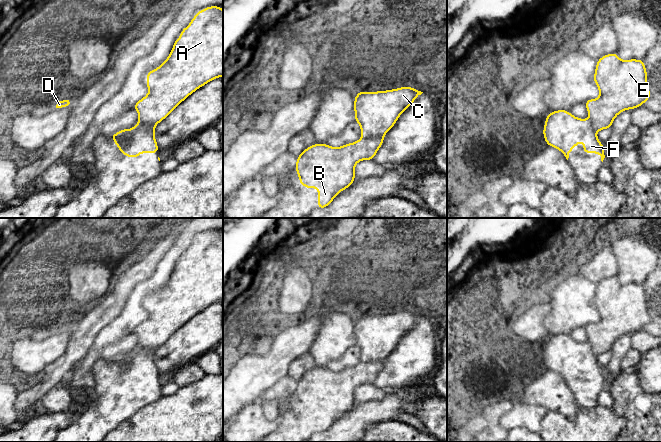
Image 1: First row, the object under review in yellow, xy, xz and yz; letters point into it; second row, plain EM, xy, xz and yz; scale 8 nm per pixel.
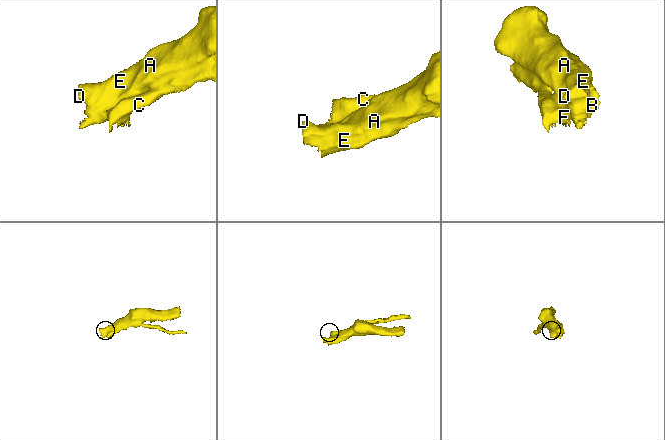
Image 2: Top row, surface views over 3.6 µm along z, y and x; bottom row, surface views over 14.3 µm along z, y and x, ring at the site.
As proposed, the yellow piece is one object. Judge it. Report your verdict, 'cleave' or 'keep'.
cleave

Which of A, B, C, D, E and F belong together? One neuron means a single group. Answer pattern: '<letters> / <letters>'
A B D E / C F

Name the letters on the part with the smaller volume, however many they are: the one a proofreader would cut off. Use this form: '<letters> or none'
C, F

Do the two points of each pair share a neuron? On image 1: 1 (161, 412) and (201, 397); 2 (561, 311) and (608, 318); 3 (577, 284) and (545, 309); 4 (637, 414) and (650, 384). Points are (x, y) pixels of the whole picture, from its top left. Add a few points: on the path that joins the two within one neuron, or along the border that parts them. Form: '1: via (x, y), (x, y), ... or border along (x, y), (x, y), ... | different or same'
1: via (171, 412), (186, 412), (191, 407) | same
2: border along (597, 313), (599, 315) | different
3: border along (550, 304), (550, 312), (546, 316) | different
4: border along (636, 370), (640, 385), (650, 393) | different

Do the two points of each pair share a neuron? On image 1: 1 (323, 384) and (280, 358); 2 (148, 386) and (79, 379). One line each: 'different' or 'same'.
1: different
2: different

